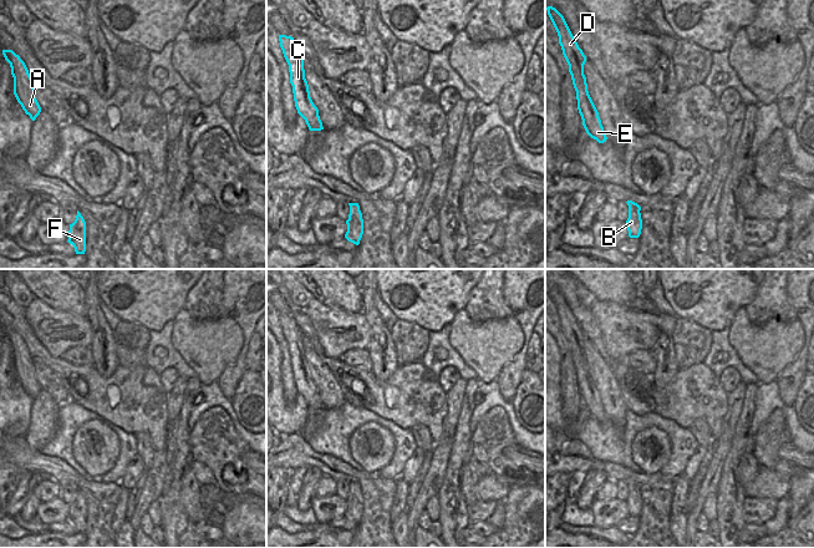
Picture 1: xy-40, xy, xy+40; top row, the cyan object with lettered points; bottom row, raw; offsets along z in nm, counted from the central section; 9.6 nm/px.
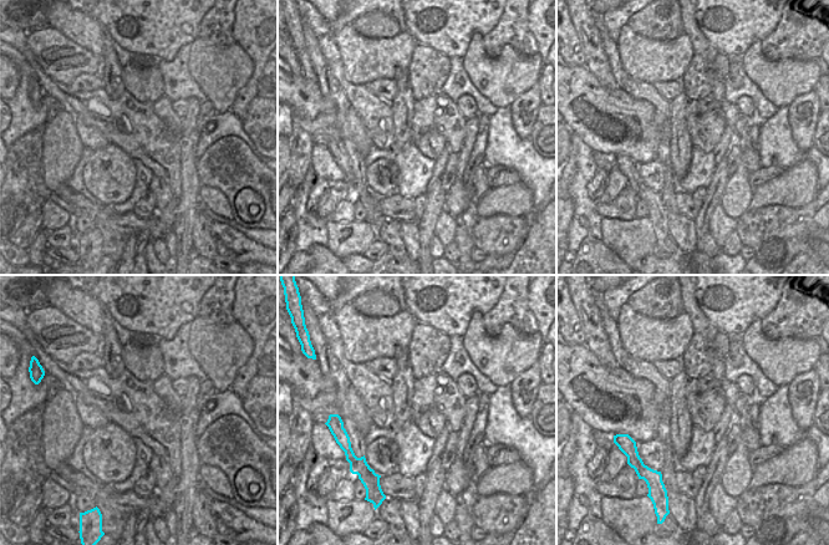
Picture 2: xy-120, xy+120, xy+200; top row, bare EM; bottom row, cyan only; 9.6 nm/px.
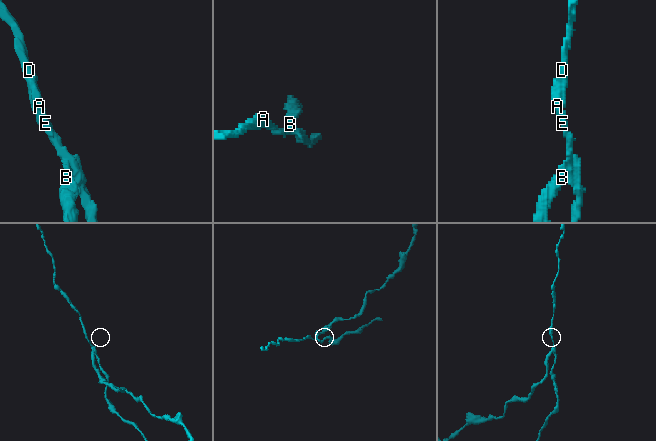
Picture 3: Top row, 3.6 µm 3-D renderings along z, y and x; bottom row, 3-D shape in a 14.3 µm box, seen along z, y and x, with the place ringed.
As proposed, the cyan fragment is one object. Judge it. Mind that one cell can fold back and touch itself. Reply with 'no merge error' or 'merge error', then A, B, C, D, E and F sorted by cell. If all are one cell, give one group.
merge error; A C D E / B F

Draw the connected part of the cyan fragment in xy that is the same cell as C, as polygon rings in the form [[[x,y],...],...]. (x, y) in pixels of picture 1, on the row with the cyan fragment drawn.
[[[279,35],[279,41],[289,65],[290,83],[297,113],[305,120],[310,131],[321,131],[324,127],[319,110],[310,97],[309,85],[305,78],[304,54],[299,50],[294,37]]]

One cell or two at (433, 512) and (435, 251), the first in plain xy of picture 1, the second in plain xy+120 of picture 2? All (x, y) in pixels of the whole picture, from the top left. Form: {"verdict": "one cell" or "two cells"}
{"verdict": "two cells"}

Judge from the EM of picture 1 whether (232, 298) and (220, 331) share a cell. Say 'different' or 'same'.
different

